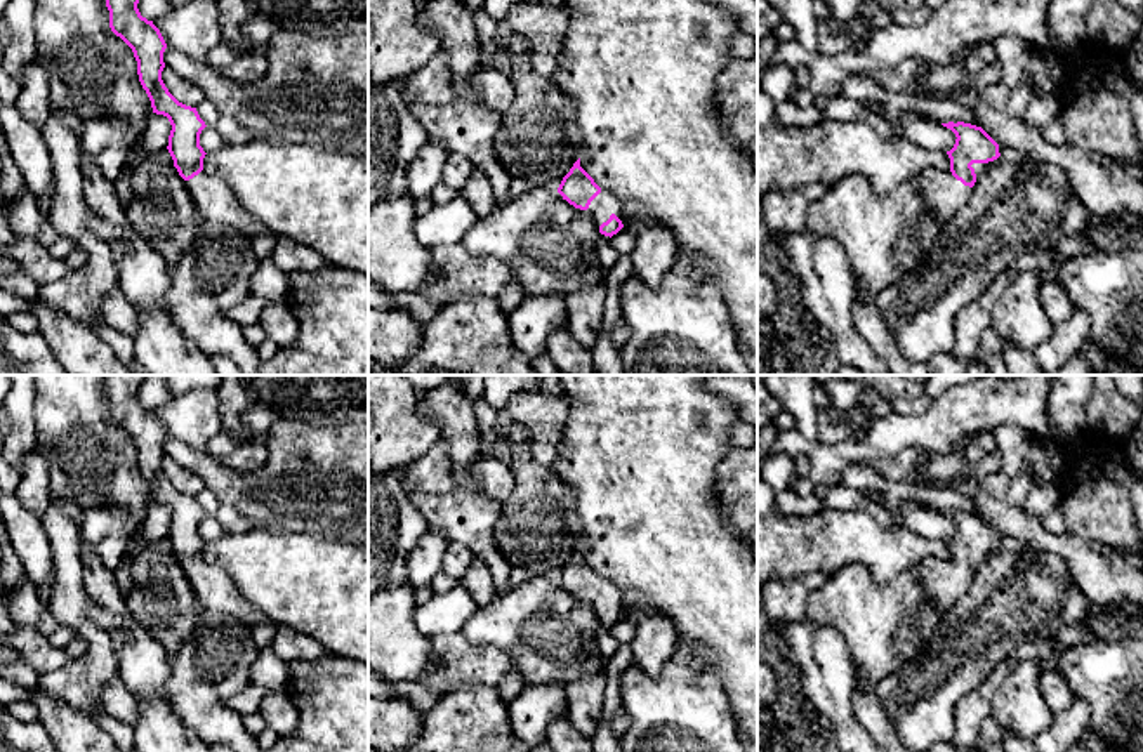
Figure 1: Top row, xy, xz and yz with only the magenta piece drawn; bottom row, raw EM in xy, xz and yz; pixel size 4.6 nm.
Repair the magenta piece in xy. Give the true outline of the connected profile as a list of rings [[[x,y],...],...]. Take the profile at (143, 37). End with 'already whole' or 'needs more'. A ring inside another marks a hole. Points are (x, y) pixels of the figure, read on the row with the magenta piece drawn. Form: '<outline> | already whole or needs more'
[[[106,0],[109,28],[134,52],[137,75],[153,113],[168,118],[168,153],[184,179],[193,203],[203,221],[243,233],[248,240],[266,231],[266,226],[247,214],[226,182],[203,170],[205,151],[200,134],[207,127],[196,108],[179,102],[165,87],[162,71],[167,43],[160,30],[141,16],[139,0]]] | needs more

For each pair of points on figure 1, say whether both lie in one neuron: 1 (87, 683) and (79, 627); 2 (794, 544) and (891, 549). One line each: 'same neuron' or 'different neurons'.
1: same neuron
2: same neuron

